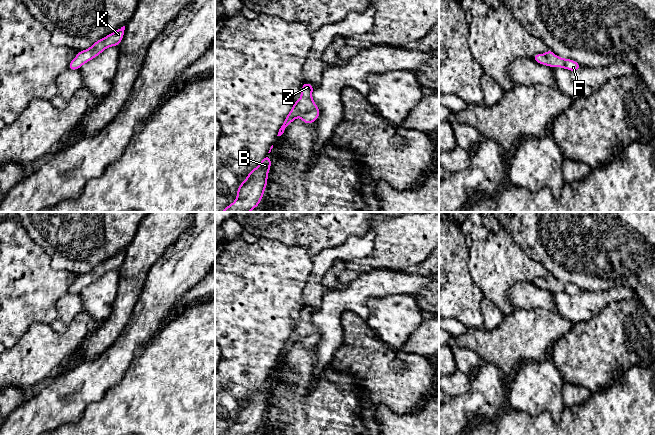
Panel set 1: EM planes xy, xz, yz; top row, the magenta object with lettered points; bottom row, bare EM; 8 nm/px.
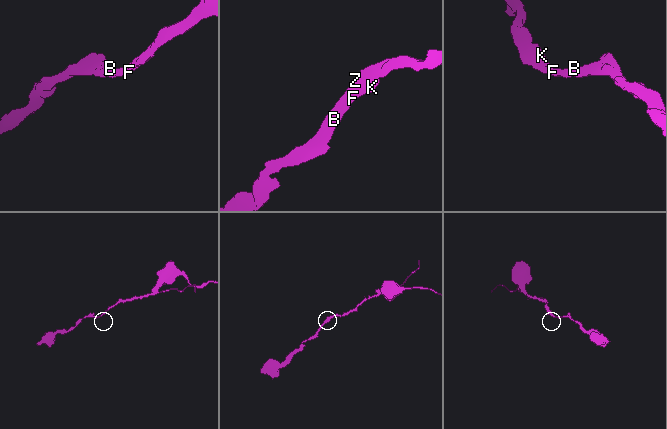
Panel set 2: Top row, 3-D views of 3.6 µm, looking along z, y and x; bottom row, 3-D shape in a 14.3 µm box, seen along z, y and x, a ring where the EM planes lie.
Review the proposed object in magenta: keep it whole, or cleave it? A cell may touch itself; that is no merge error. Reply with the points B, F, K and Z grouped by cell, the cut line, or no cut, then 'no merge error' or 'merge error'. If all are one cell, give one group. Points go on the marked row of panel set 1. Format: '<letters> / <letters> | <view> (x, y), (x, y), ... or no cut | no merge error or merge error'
B F K Z | no cut | no merge error

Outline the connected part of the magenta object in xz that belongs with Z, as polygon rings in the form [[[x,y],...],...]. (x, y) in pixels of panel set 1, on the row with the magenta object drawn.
[[[310,83],[303,84],[300,99],[294,103],[290,113],[286,116],[284,123],[281,125],[277,136],[281,136],[285,128],[299,116],[306,124],[315,122],[320,116],[320,110],[312,99],[313,90],[314,88]]]

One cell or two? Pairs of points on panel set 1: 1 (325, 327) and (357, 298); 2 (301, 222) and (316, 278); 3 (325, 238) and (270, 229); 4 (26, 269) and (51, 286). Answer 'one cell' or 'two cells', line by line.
1: one cell
2: two cells
3: one cell
4: one cell

